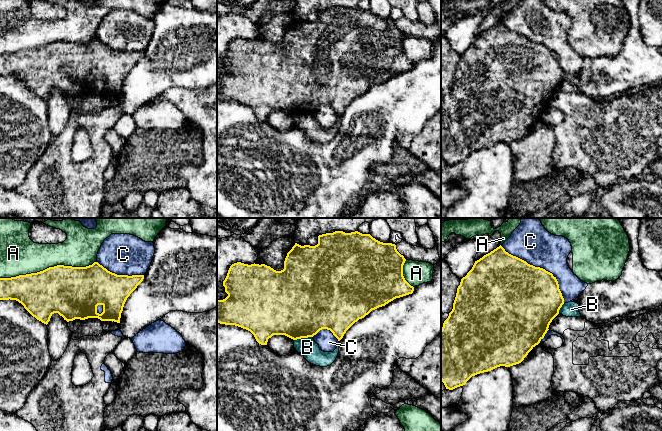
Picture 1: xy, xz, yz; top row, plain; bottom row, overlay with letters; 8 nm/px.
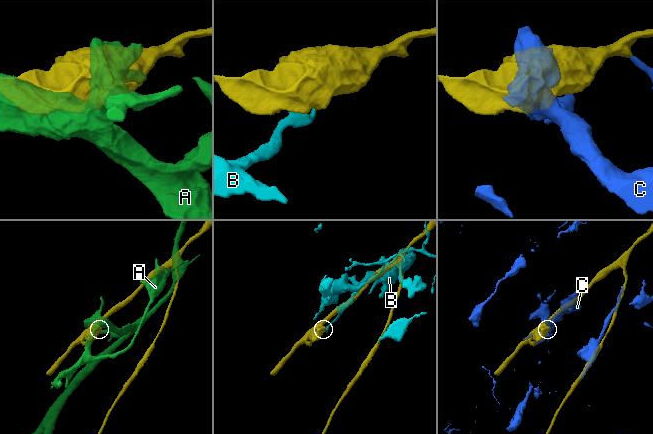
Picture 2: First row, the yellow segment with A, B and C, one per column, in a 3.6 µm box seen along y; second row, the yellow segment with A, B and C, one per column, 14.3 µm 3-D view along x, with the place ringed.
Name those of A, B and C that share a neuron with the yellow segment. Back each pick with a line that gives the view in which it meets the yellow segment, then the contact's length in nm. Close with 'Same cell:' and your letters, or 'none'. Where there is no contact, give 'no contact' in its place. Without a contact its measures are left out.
Same cell: none

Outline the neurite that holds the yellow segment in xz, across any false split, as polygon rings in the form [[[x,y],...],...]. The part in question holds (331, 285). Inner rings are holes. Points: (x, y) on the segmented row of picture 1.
[[[358,231],[322,234],[318,236],[318,244],[315,246],[295,243],[287,253],[284,269],[281,271],[265,264],[232,264],[223,281],[228,296],[223,300],[217,299],[217,322],[250,331],[261,345],[267,345],[268,339],[273,335],[285,335],[297,340],[313,337],[322,329],[330,330],[340,341],[355,322],[372,310],[413,293],[414,287],[403,276],[405,261],[395,244],[380,242],[370,234]]]

